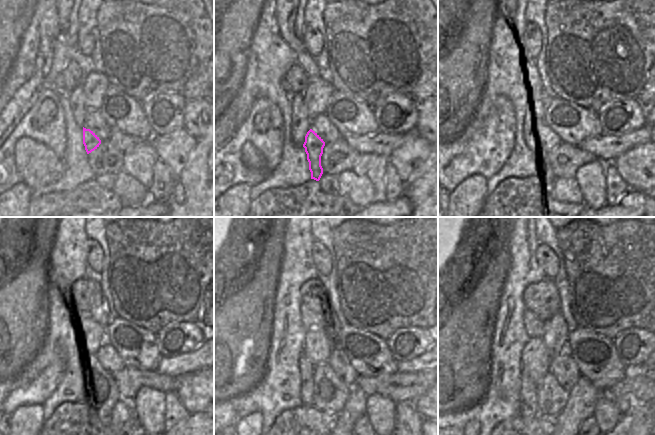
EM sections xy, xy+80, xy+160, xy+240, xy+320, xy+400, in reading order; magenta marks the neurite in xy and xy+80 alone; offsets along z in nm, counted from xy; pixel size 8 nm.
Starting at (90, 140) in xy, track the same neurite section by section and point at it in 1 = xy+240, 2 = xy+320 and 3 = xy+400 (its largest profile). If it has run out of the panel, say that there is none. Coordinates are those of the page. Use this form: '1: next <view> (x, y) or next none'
1: next xy+240 (100, 394)
2: next xy+320 (330, 395)
3: next xy+400 (552, 398)

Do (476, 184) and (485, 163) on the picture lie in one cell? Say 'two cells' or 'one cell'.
two cells

